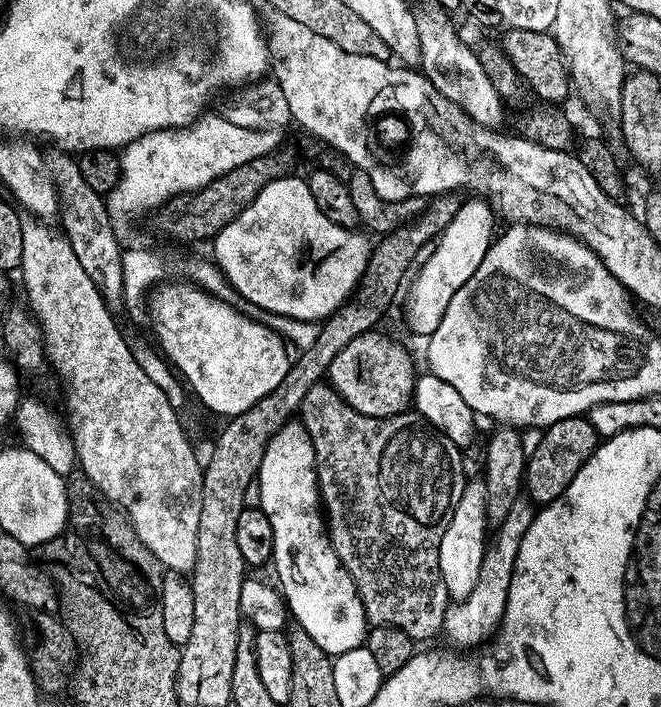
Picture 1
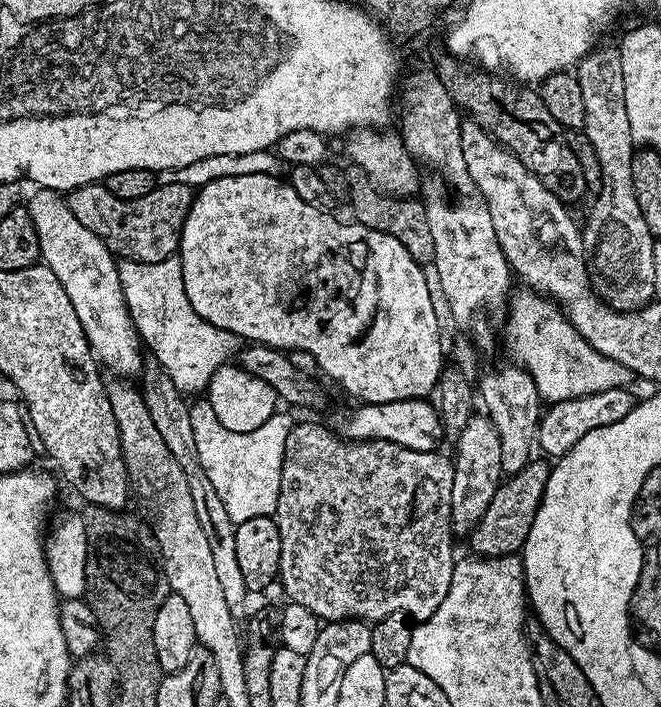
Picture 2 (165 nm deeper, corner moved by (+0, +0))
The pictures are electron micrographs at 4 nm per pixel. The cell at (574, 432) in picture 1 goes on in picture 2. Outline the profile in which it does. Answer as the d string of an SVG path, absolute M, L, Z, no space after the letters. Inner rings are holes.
M533 458L520 472L509 475L501 482L490 506L486 506L486 514L482 514L478 526L470 533L471 551L475 555L511 556L523 549L530 534L530 526L534 522L534 514L542 502L548 485L549 471L550 464L547 459Z

